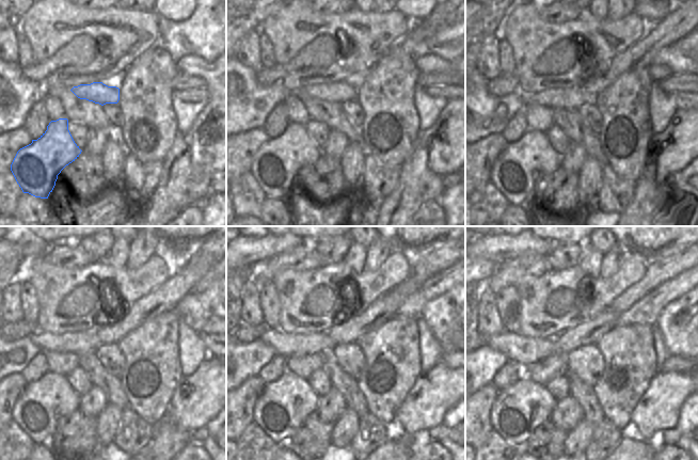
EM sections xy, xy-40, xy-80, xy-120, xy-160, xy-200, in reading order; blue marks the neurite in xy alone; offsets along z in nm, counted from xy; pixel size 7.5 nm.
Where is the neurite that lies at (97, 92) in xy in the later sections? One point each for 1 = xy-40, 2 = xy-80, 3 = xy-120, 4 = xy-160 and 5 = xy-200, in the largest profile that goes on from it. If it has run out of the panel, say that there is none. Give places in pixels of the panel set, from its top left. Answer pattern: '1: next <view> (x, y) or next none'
1: next xy-40 (338, 92)
2: next xy-80 (571, 98)
3: next xy-120 (77, 343)
4: next xy-160 (285, 345)
5: next xy-200 (522, 350)

